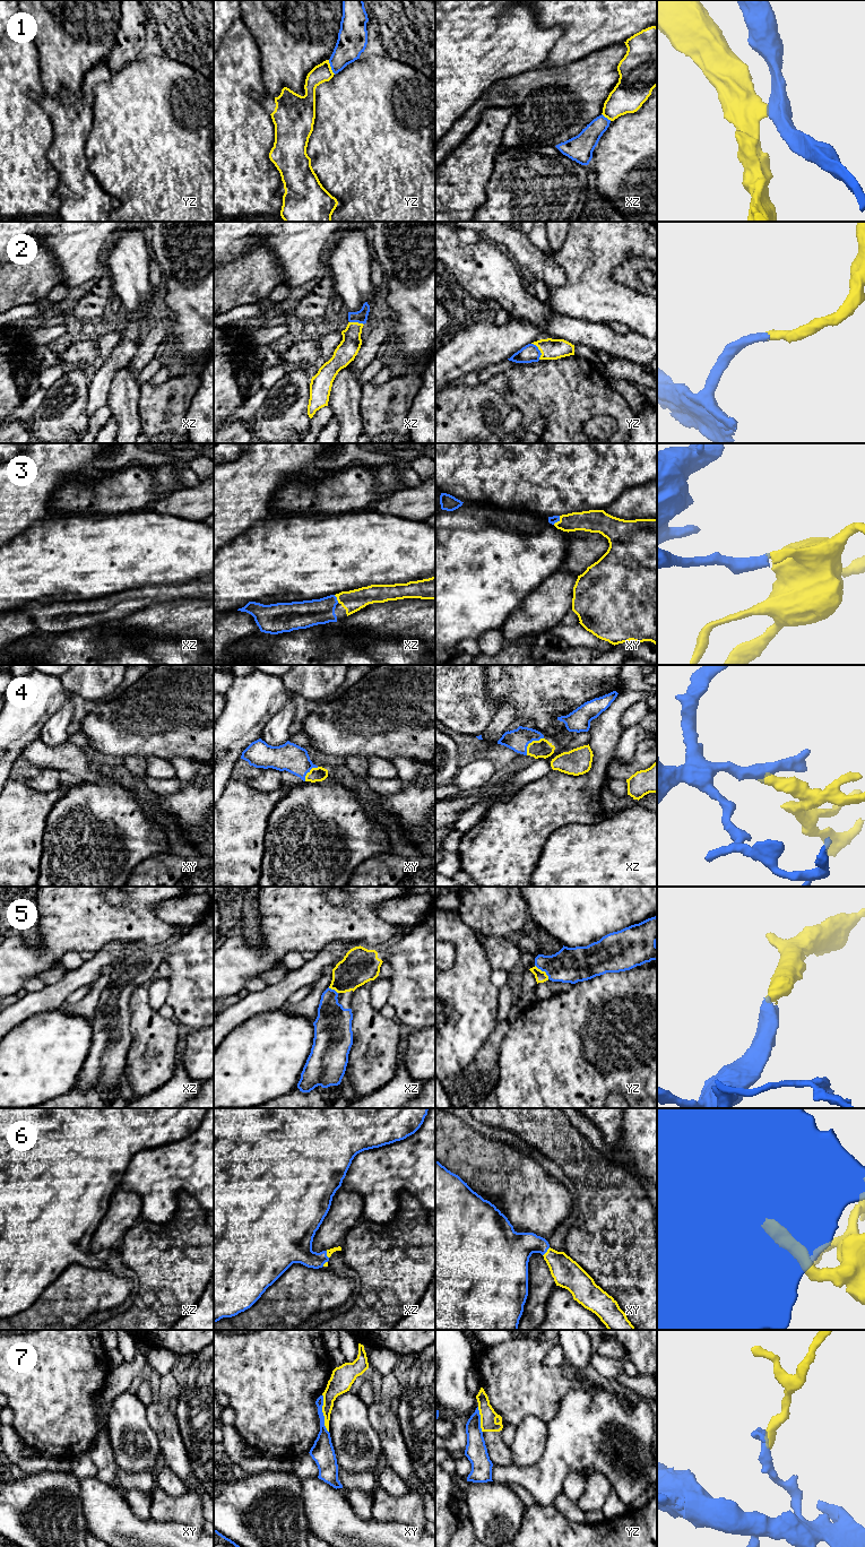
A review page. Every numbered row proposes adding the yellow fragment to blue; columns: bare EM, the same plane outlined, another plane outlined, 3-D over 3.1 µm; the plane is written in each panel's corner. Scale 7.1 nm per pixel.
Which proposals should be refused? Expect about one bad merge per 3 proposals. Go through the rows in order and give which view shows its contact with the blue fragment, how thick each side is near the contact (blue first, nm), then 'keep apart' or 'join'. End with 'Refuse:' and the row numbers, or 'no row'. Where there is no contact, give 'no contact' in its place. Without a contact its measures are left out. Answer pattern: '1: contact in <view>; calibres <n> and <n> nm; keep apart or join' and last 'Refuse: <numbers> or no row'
1: contact in yz; calibres 220 and 130 nm; keep apart
2: contact in yz; calibres 130 and 140 nm; join
3: contact in xy; calibres 50 and 160 nm; join
4: contact in xz; calibres 160 and 130 nm; join
5: contact in yz; calibres 260 and 80 nm; join
6: contact in xy; calibres 280 and 200 nm; join
7: contact in xy; calibres 150 and 150 nm; keep apart
Refuse: 1, 7

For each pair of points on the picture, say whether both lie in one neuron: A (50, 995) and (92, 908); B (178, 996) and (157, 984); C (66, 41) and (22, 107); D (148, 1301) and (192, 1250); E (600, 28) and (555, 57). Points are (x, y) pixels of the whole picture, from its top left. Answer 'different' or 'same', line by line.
A: different
B: different
C: different
D: same
E: same

